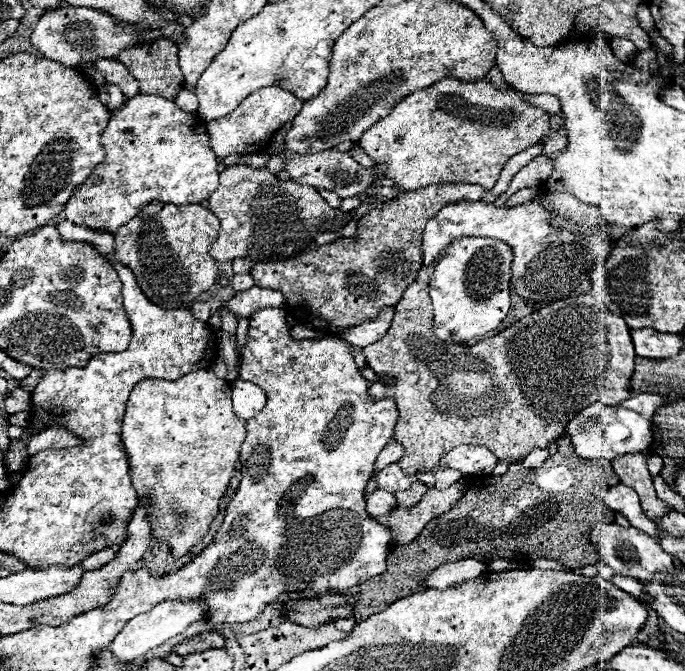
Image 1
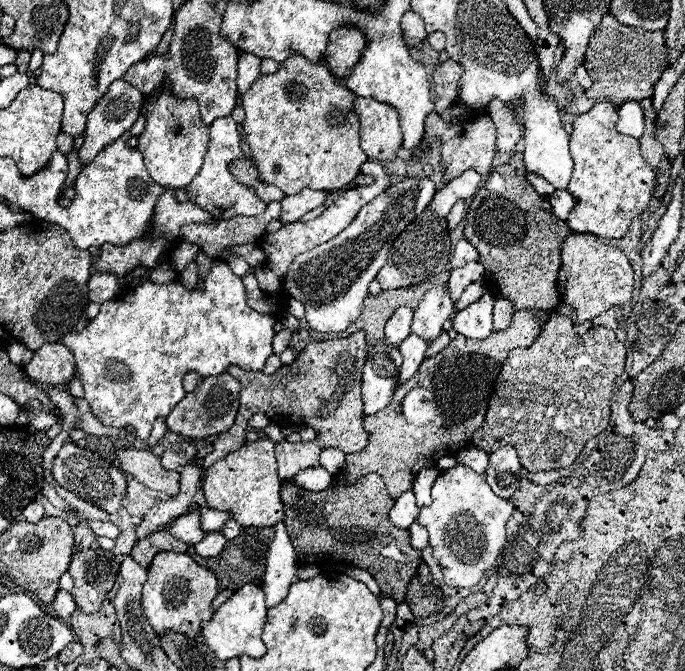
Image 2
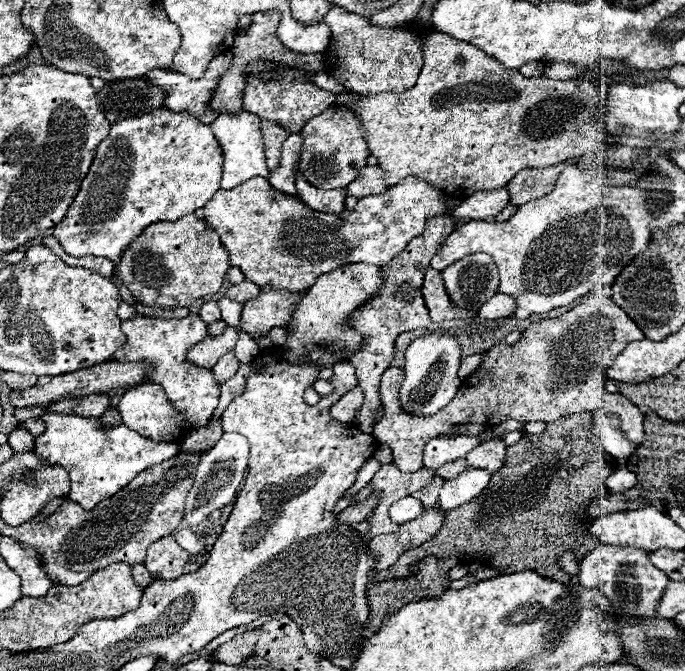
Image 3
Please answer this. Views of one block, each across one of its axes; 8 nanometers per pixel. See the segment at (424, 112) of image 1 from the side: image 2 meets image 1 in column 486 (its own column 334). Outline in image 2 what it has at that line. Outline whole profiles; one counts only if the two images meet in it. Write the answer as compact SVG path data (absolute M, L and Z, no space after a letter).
M300 54L284 60L276 74L260 76L242 94L242 108L246 112L242 134L262 180L276 184L284 194L296 194L306 186L314 190L336 190L352 182L360 174L362 164L368 162L368 156L360 148L360 124L352 108L354 100L356 96L340 86L326 66L312 64Z

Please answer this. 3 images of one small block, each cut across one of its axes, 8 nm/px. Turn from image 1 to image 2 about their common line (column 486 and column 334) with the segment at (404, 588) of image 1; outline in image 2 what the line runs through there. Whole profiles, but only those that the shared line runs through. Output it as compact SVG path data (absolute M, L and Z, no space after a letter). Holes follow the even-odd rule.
M378 474L362 476L354 484L348 484L344 476L336 476L324 492L308 492L290 480L282 480L280 496L284 504L284 524L298 564L356 564L376 578L386 596L396 602L404 600L406 586L422 560L420 552L410 546L408 530L390 522L388 512L394 500ZM320 534L324 534L324 538L320 538Z

